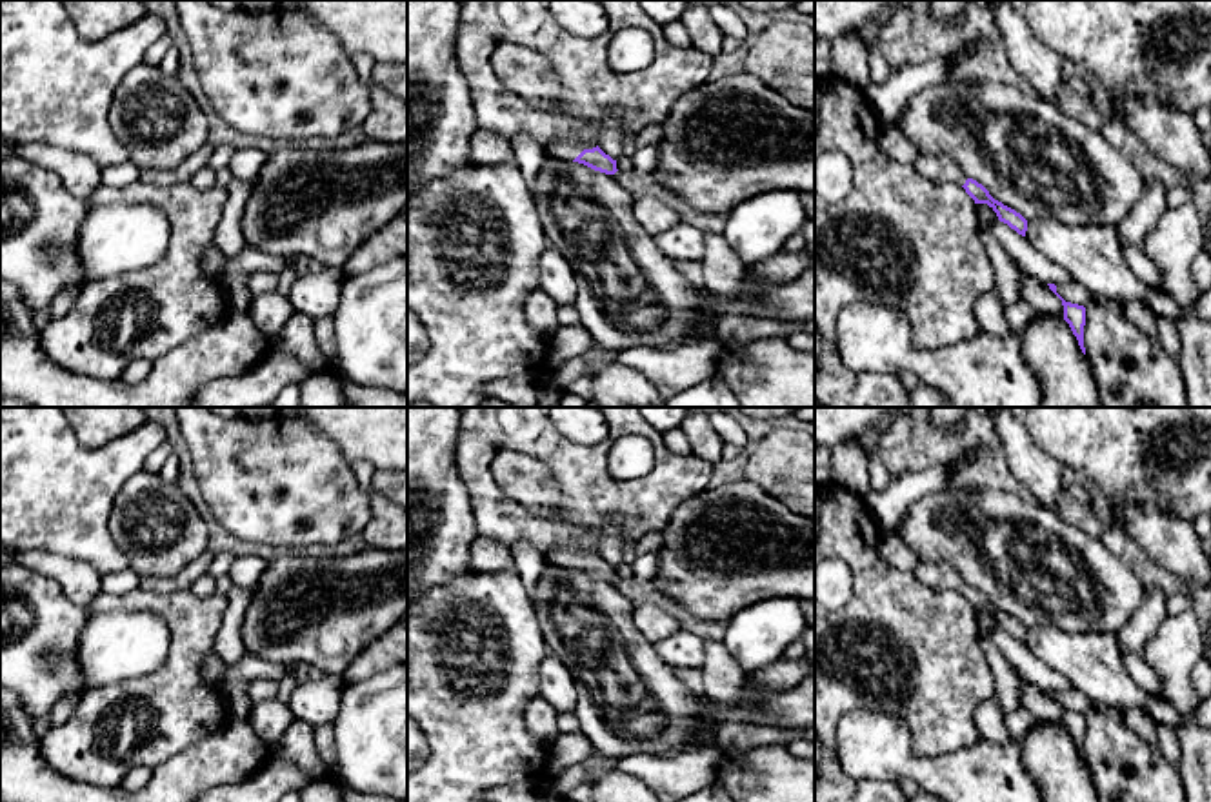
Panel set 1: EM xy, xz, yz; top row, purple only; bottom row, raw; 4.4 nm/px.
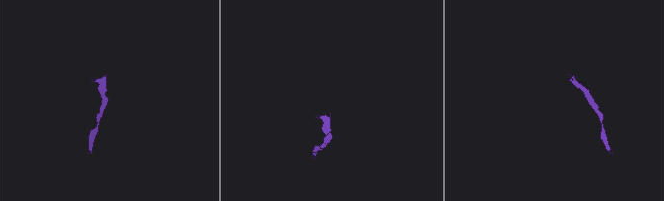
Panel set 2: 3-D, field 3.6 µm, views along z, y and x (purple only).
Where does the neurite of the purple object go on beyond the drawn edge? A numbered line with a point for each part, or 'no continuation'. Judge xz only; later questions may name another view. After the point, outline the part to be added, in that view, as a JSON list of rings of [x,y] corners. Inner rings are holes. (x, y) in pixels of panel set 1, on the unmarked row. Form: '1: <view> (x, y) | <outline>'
1: xz (568, 557) | [[[562,546],[562,547],[549,551],[545,558],[553,566],[573,569],[584,556],[593,556],[593,555],[596,553],[591,549],[580,549],[576,546]]]

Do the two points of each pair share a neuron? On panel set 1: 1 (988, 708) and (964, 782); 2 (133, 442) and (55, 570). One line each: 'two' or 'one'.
1: two
2: two

